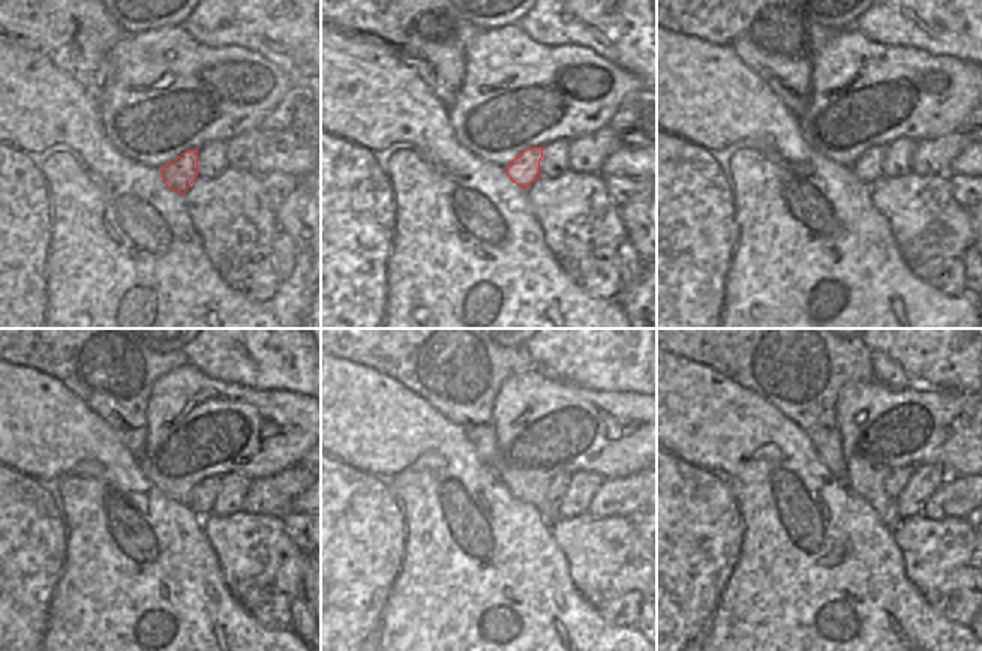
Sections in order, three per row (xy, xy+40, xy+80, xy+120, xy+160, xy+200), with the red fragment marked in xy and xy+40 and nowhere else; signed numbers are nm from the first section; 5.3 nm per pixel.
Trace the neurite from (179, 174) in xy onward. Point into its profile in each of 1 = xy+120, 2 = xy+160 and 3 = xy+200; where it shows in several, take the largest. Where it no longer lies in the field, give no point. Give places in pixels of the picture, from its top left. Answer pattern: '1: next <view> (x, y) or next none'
1: next xy+120 (201, 498)
2: next xy+160 (558, 485)
3: next xy+200 (895, 482)

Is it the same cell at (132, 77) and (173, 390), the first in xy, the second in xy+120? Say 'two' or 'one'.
one

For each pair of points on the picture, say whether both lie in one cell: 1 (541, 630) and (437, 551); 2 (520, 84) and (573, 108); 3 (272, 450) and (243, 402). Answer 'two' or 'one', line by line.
1: one
2: one
3: one

